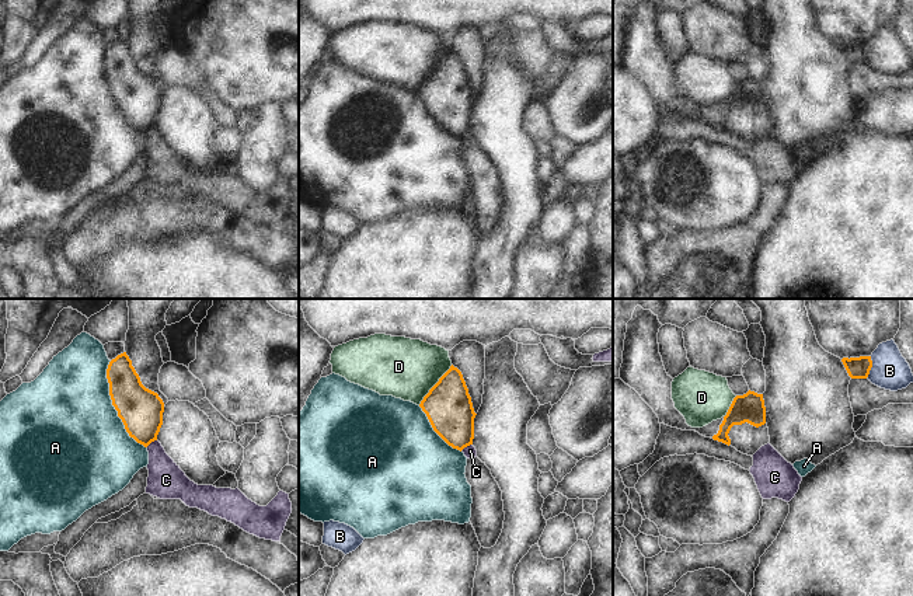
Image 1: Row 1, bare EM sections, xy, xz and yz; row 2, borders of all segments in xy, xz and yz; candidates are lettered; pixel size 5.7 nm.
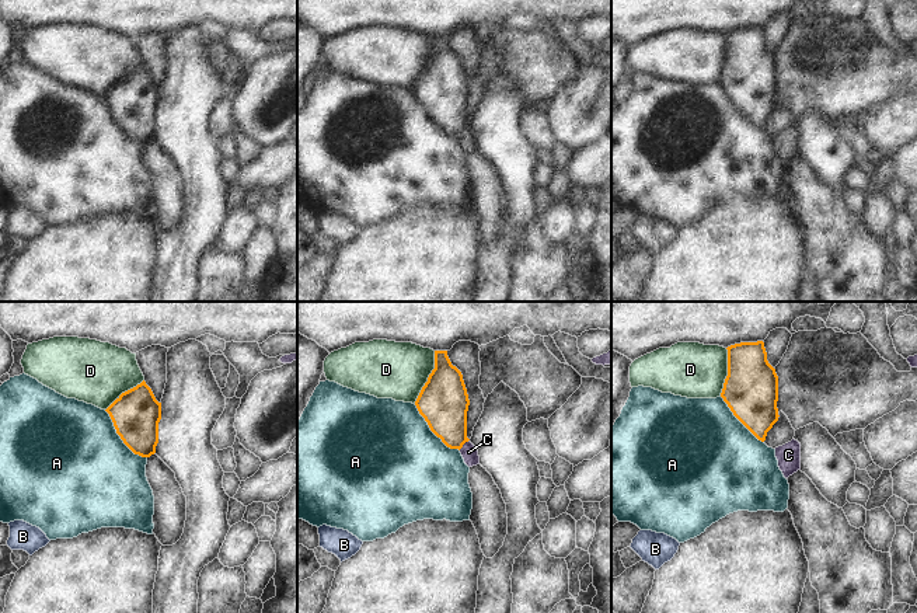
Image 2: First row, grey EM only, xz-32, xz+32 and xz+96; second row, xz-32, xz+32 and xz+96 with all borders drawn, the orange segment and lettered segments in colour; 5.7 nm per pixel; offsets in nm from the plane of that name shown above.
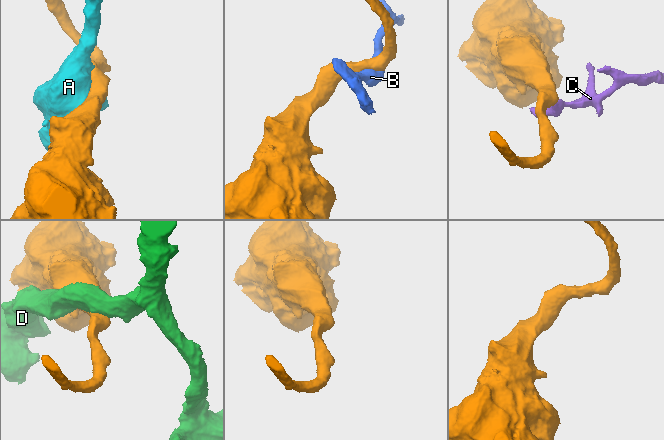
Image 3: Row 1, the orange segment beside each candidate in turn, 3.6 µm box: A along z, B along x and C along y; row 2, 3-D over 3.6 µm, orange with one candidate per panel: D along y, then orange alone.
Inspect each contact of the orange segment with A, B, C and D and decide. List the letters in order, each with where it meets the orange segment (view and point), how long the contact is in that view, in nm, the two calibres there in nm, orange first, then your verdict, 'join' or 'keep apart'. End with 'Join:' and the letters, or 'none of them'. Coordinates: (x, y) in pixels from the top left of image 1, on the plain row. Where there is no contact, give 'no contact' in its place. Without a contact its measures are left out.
A: contact xy (114, 91); length 550 nm; calibres 260 and 500 nm; keep apart
B: contact yz (871, 52); length 130 nm; calibres 130 and 220 nm; keep apart
C: contact xz (466, 132); length 80 nm; calibres 260 and 70 nm; keep apart
D: contact xz (435, 70); length 300 nm; calibres 280 and 340 nm; keep apart
Join: none of them

